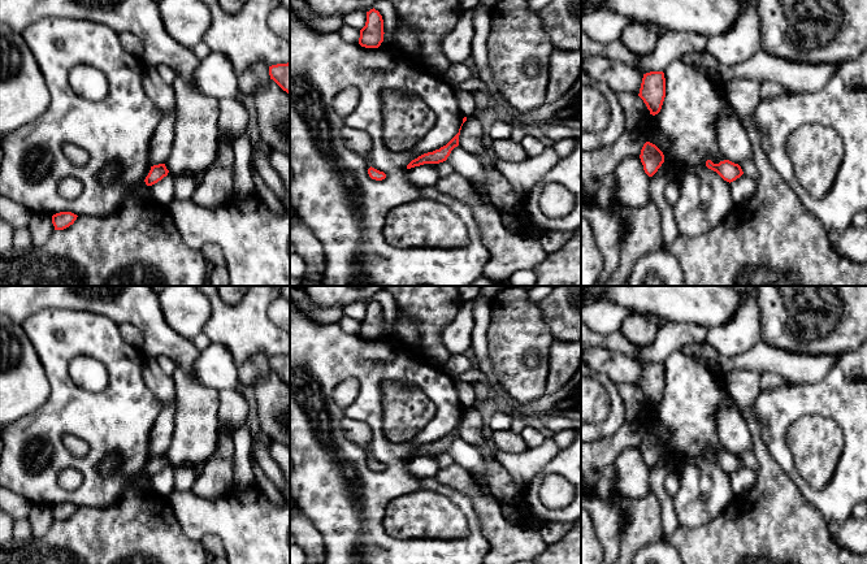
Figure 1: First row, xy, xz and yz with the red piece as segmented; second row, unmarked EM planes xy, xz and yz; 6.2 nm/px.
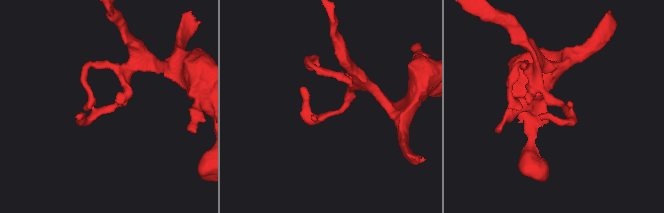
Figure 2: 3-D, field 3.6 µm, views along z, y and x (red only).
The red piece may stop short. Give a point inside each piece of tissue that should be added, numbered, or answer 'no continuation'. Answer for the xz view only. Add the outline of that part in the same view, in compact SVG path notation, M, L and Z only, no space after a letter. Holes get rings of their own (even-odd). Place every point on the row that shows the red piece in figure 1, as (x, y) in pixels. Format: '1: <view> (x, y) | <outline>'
no continuation

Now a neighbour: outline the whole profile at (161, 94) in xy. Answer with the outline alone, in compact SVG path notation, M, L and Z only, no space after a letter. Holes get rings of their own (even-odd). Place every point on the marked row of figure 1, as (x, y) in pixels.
M146 65L143 87L148 97L161 110L162 116L169 114L177 107L172 84L165 83L155 66Z

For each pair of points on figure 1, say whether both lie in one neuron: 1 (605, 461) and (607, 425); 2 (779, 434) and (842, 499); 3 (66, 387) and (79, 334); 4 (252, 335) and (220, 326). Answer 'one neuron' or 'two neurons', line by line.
1: two neurons
2: one neuron
3: one neuron
4: one neuron

